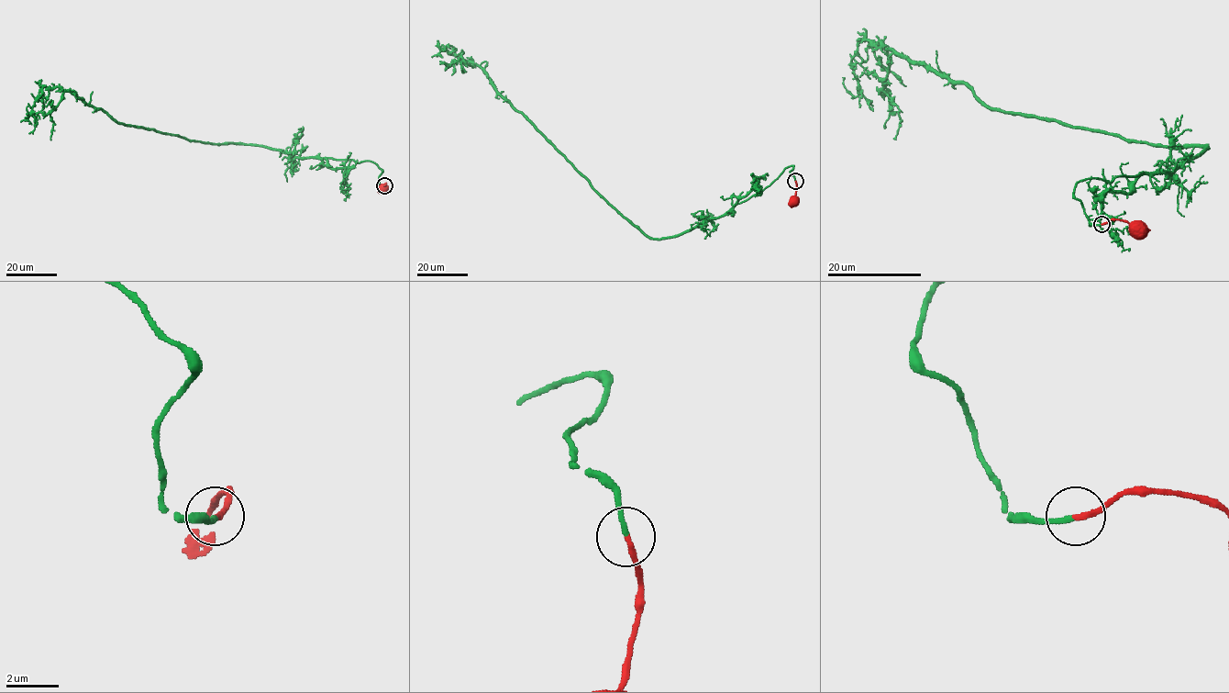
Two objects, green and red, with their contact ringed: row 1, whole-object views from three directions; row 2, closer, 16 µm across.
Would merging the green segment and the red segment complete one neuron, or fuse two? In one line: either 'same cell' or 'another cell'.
same cell

